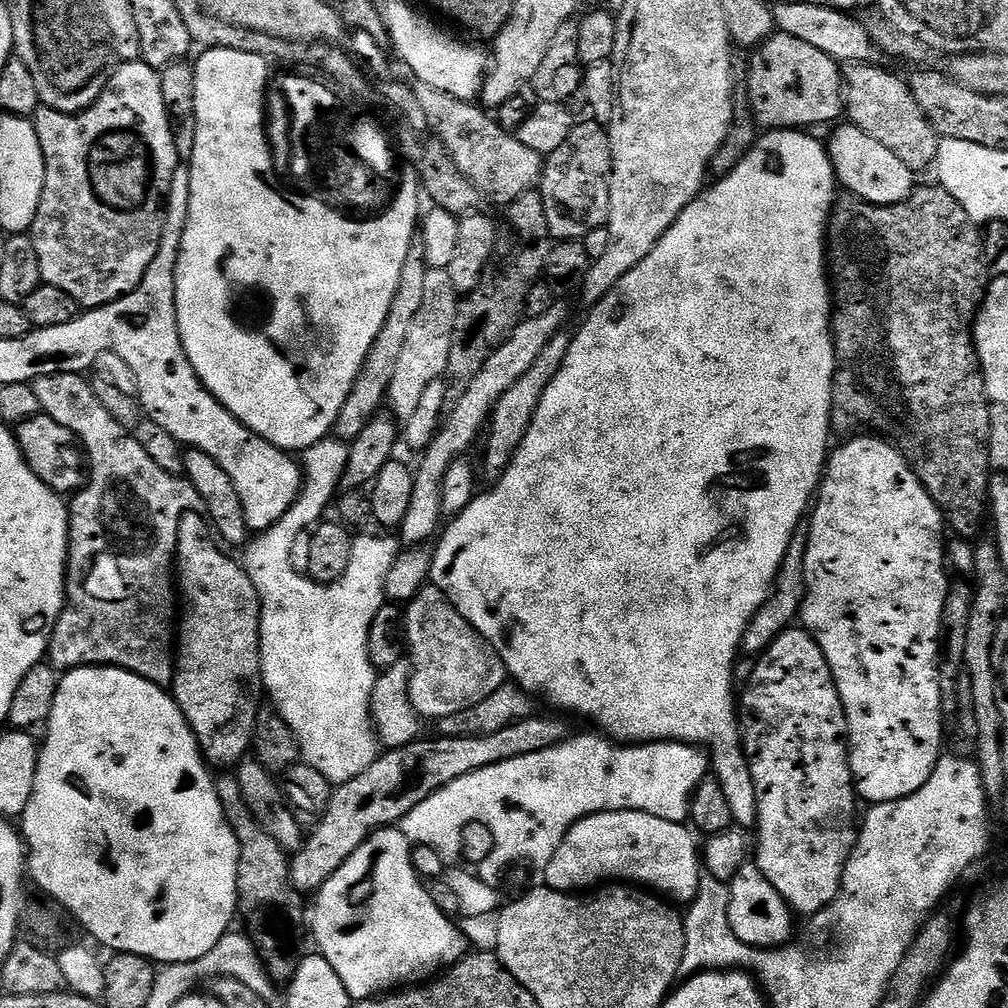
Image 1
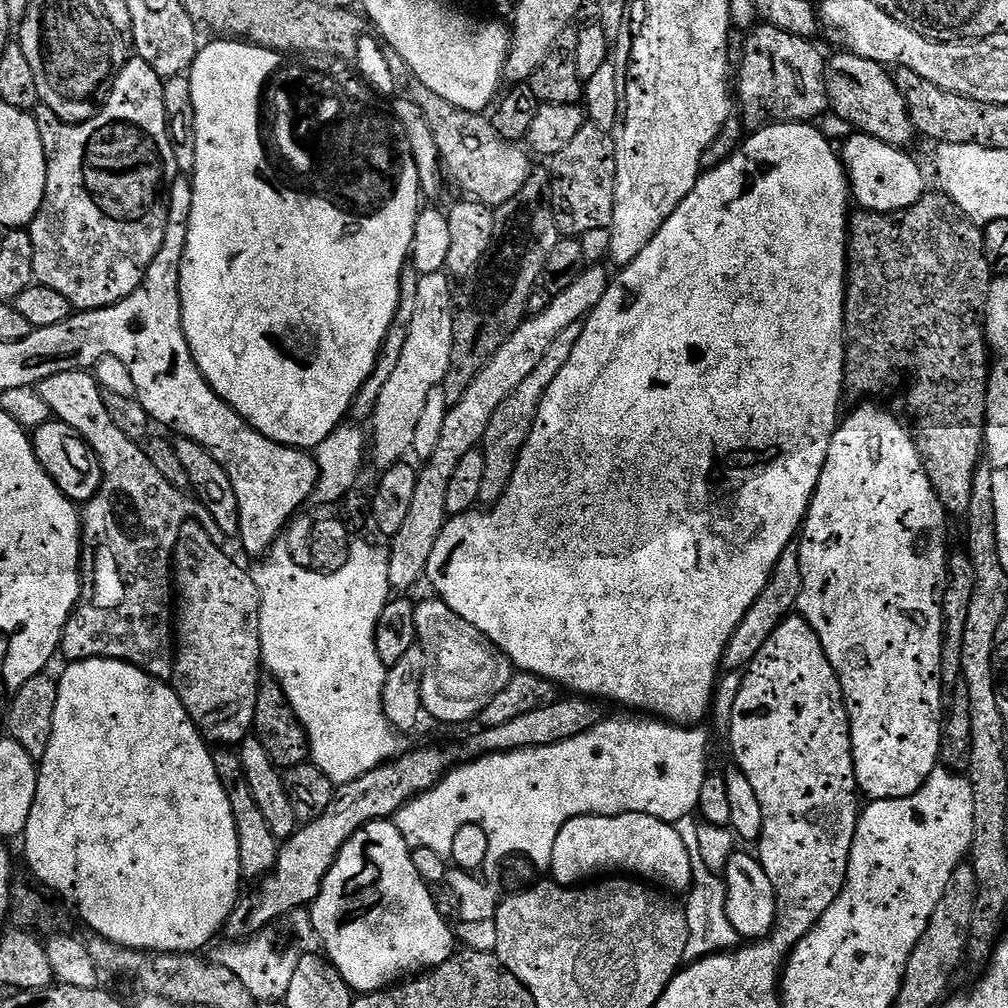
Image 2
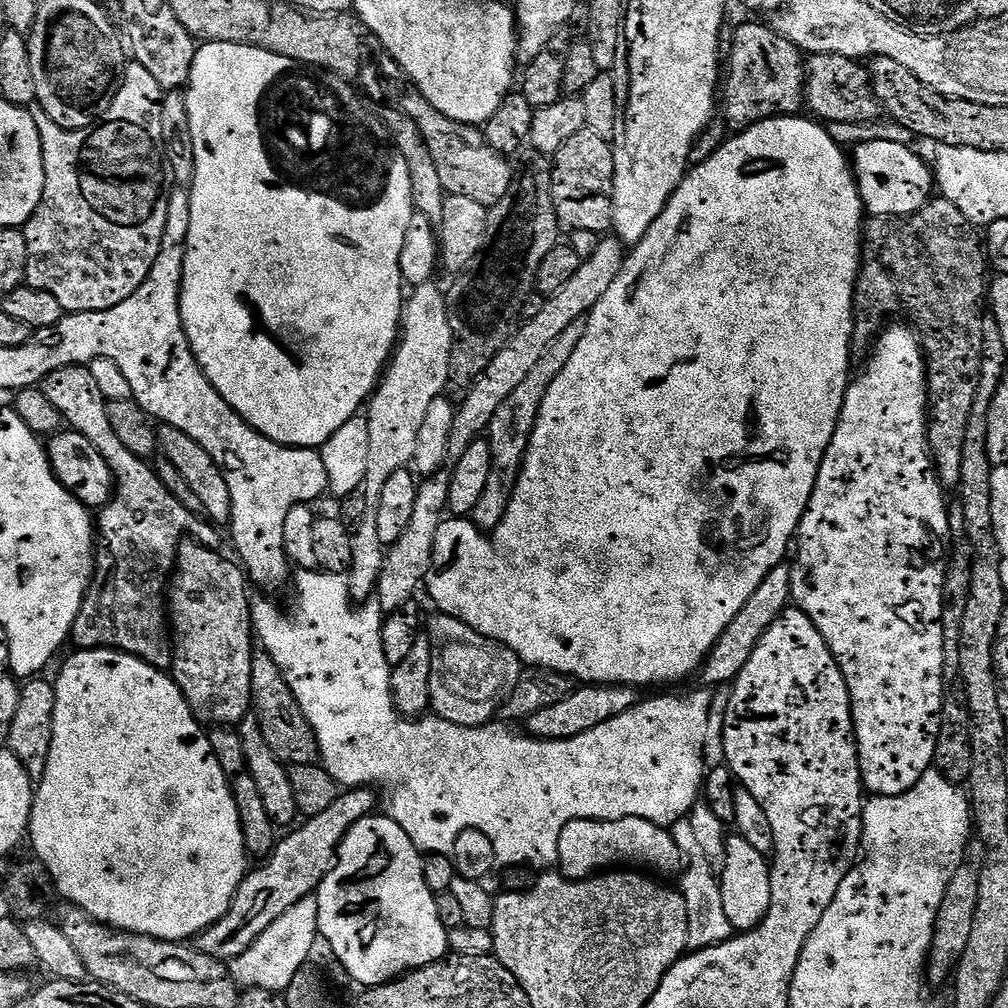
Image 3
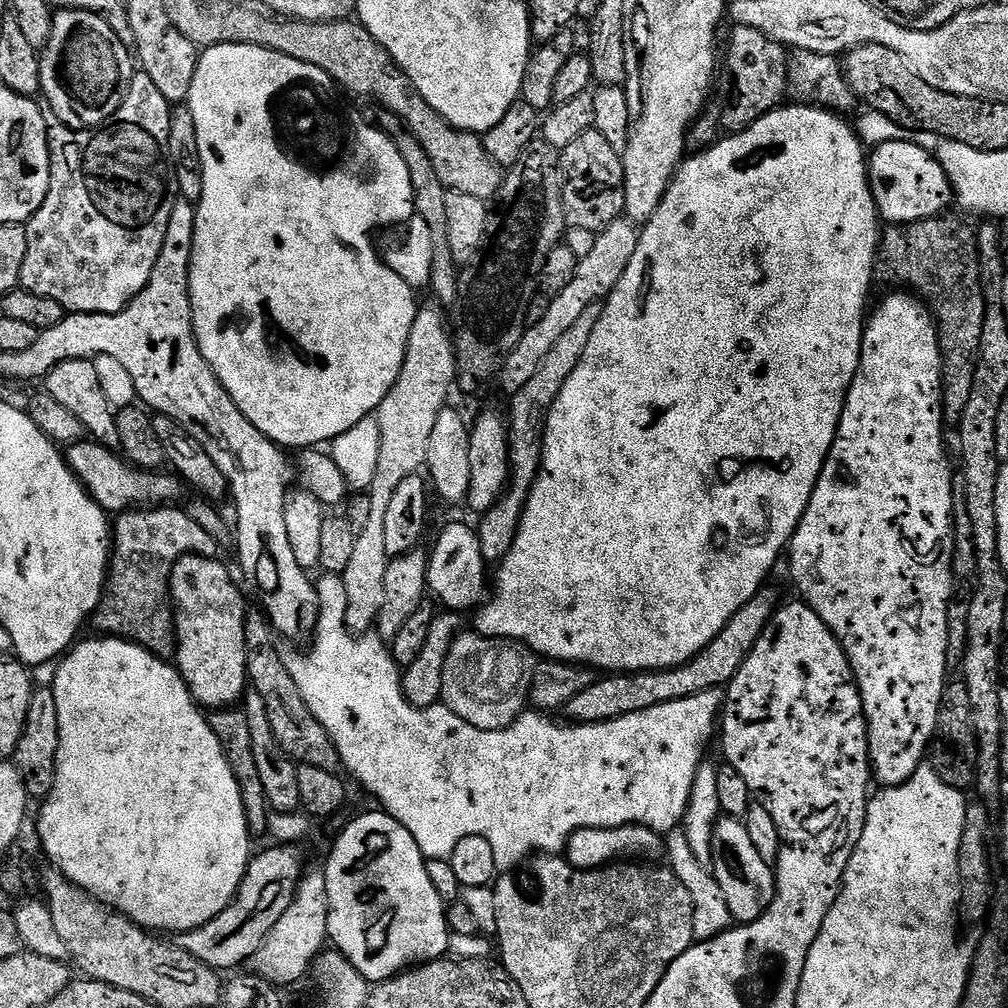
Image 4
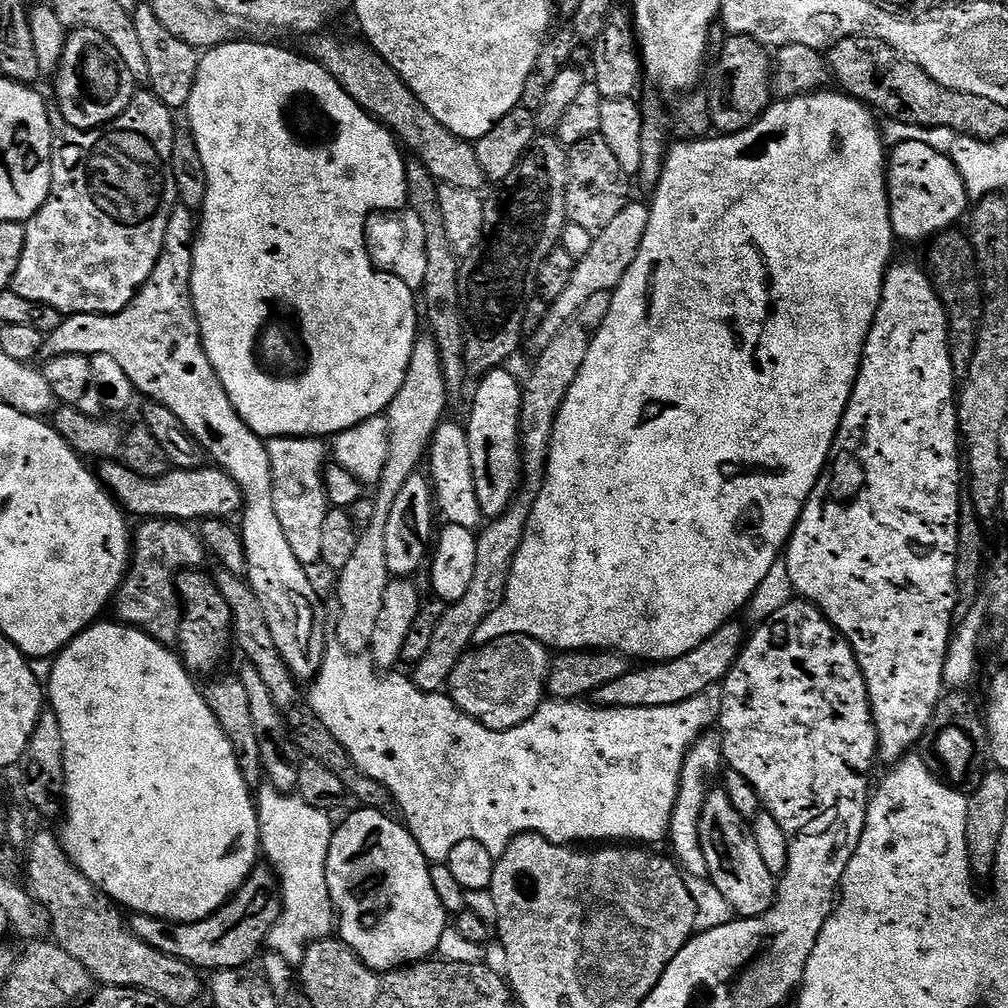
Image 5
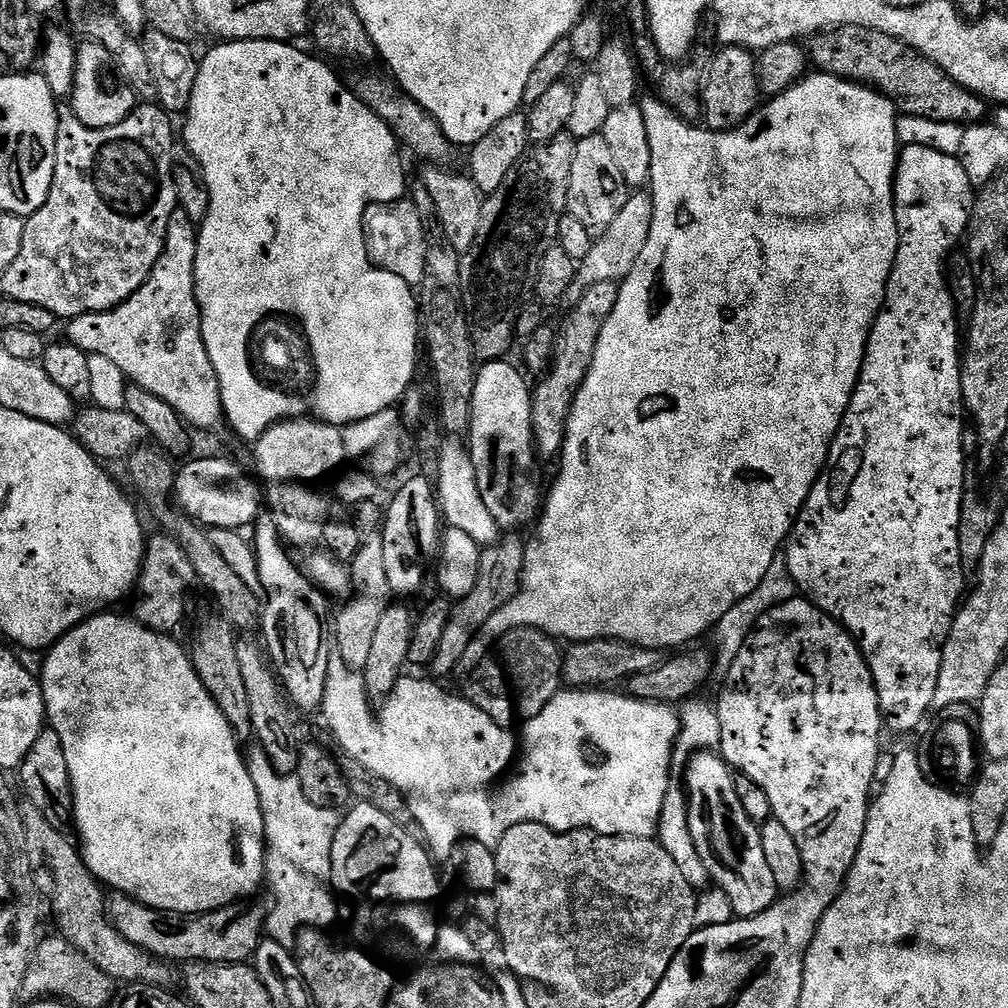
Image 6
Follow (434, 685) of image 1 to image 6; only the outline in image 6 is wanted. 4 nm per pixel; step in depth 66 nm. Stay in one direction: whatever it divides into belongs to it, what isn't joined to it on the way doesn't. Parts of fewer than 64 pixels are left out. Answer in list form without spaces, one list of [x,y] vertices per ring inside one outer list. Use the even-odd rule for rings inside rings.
[[[536,628],[507,632],[484,661],[471,669],[466,699],[501,726],[533,720],[562,688],[562,652],[556,647],[553,637]]]

